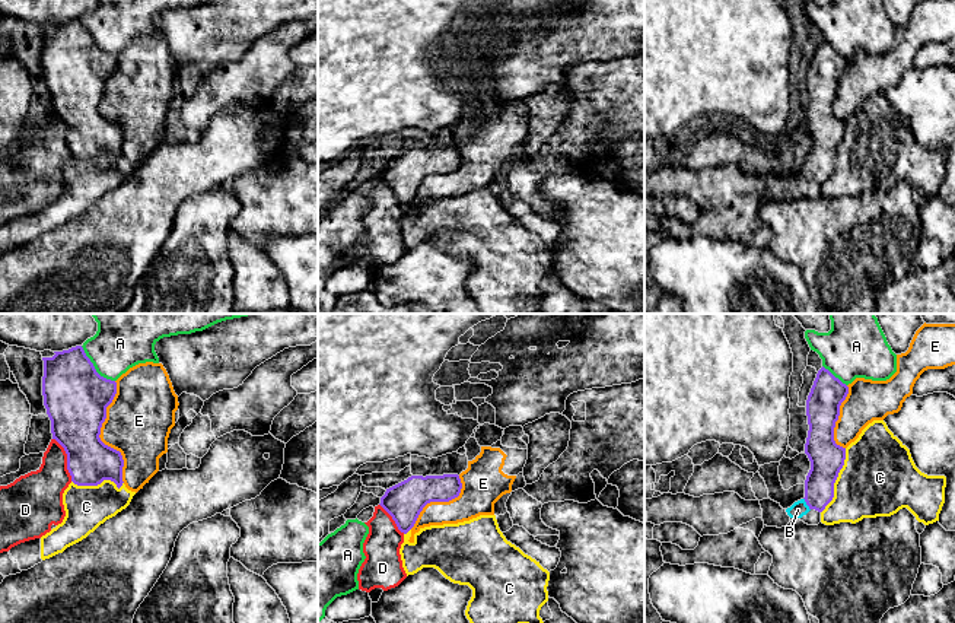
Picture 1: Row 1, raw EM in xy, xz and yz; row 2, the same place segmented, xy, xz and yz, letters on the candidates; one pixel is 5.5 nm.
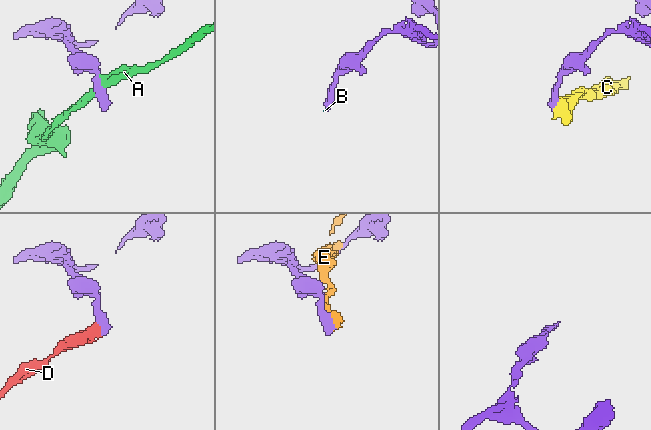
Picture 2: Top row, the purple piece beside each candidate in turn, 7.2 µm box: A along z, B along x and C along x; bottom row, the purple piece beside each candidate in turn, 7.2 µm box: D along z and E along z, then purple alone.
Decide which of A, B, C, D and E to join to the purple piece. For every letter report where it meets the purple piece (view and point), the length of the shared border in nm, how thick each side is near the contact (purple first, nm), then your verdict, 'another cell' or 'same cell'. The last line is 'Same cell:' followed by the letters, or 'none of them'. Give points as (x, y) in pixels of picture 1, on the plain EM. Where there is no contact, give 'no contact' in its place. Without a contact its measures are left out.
A: xy (94, 41) | 280 nm | 360/260 nm | another cell
B: yz (807, 177) | 80 nm | 180/90 nm | same cell
C: yz (836, 152) | 380 nm | 190/420 nm | another cell
D: xy (67, 133) | 260 nm | 300/280 nm | another cell
E: xy (99, 107) | 550 nm | 360/360 nm | another cell
Same cell: B

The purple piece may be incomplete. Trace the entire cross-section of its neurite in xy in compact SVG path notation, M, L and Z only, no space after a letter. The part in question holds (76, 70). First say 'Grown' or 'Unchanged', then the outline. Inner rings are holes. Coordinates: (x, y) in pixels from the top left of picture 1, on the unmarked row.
Unchanged. M82 19L42 31L42 69L51 107L67 127L67 143L77 159L111 153L122 159L124 133L99 108L117 55L101 50Z

